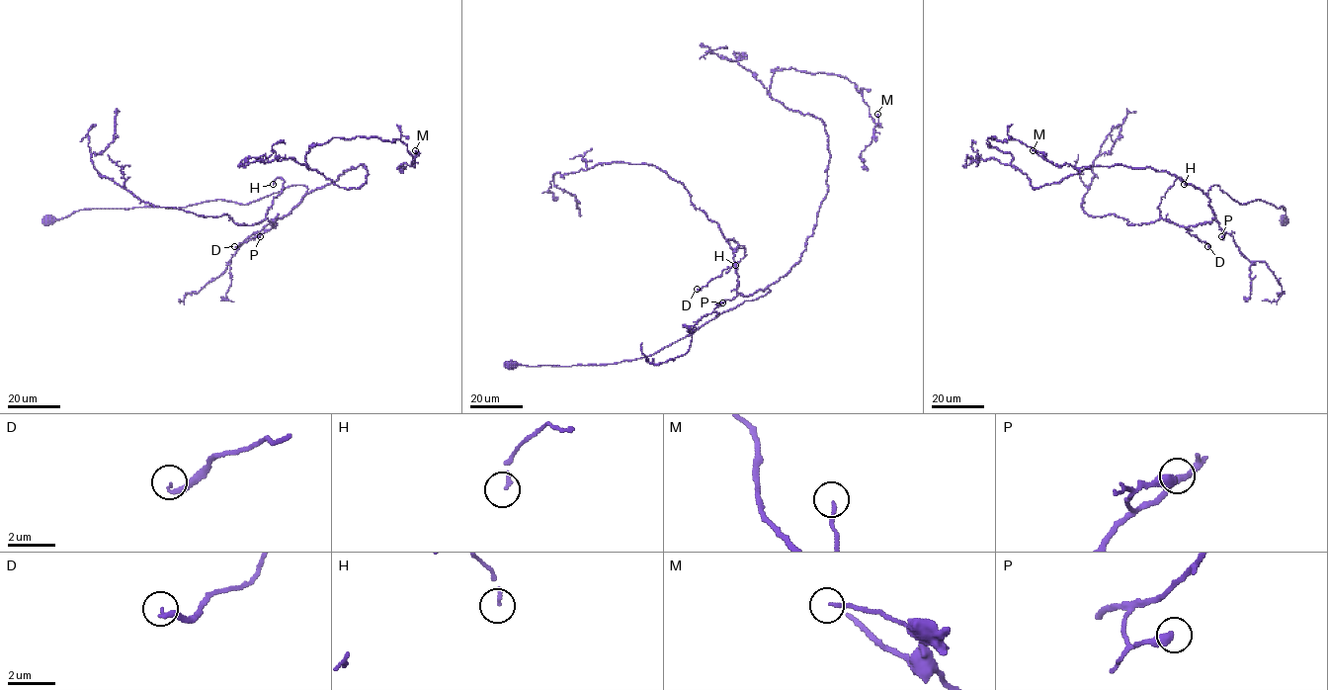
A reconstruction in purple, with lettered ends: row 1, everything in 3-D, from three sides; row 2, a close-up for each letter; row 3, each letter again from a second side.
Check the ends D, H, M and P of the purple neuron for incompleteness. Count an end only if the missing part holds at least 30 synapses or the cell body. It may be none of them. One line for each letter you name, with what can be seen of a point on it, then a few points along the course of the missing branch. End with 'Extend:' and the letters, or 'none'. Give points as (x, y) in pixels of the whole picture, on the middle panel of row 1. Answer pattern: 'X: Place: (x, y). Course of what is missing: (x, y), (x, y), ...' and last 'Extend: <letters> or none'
Extend: none

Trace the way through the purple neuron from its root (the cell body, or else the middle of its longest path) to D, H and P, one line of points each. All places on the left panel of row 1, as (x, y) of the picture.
D: (48, 221), (96, 208), (247, 204), (292, 185), (307, 188), (274, 227), (234, 246)
H: (48, 221), (96, 208), (247, 204), (304, 185), (303, 198), (274, 227), (266, 215), (284, 180), (273, 184)
P: (48, 221), (96, 208), (181, 208), (217, 200), (247, 204), (304, 185), (303, 198), (255, 233), (260, 236)

